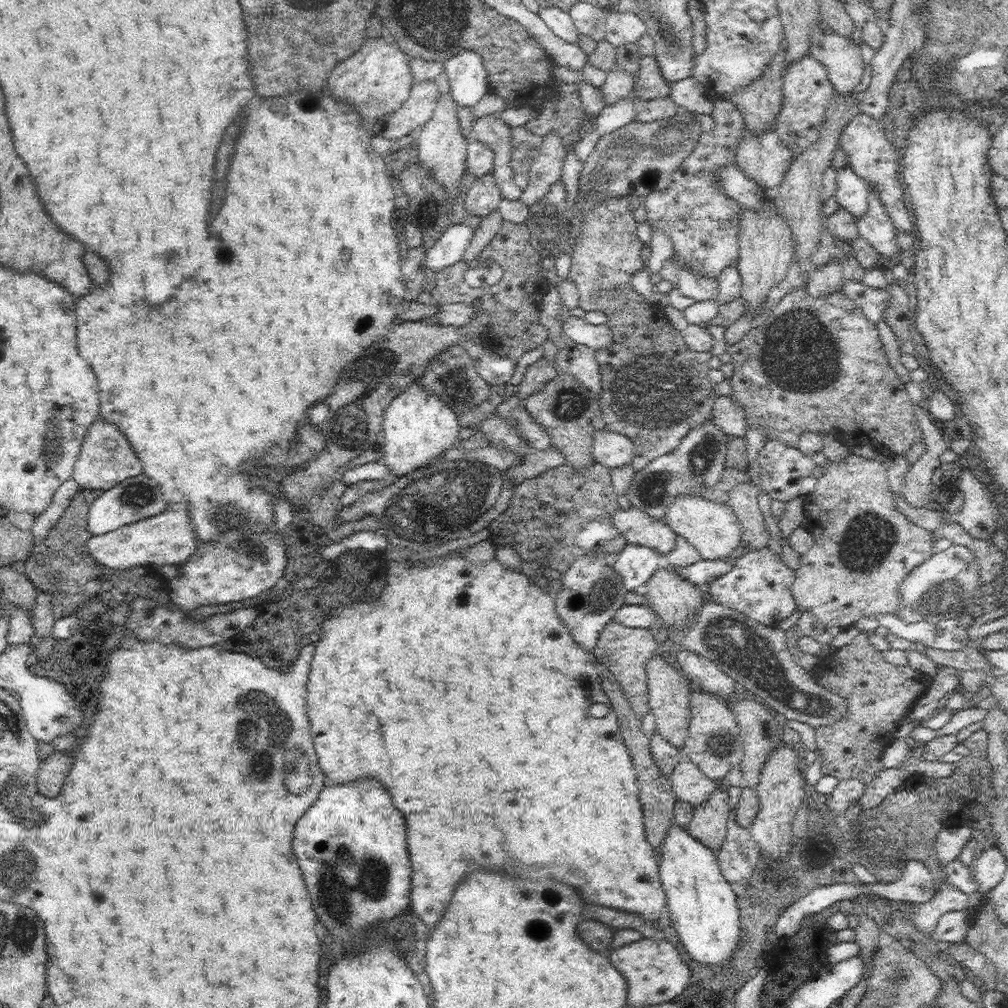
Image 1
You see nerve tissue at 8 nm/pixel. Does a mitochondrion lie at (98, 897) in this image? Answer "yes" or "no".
no

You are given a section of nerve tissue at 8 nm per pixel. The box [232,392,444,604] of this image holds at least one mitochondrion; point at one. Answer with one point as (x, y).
(377, 566)

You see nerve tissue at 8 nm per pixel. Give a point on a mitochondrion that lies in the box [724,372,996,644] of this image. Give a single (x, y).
(935, 601)

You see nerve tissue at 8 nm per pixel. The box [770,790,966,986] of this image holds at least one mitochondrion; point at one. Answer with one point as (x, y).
(887, 845)

